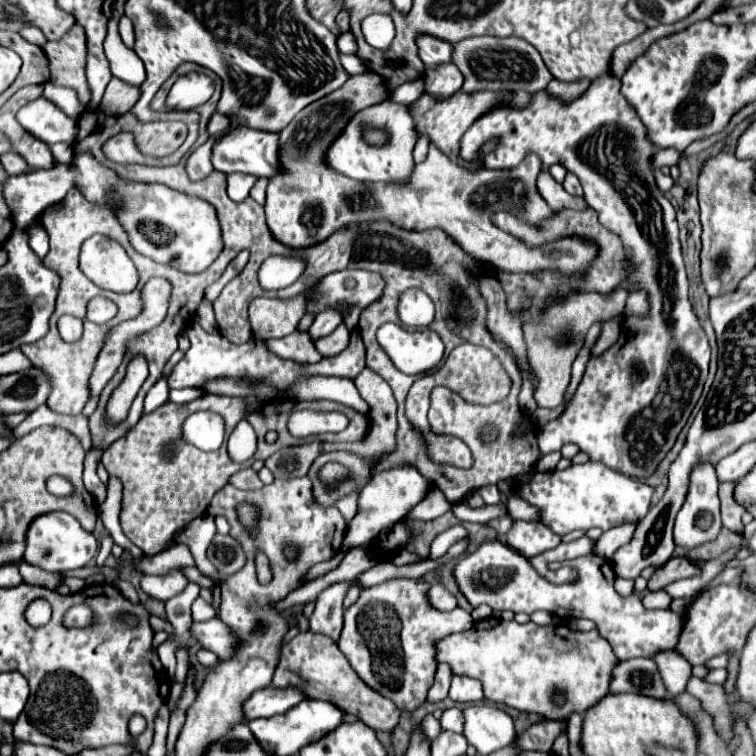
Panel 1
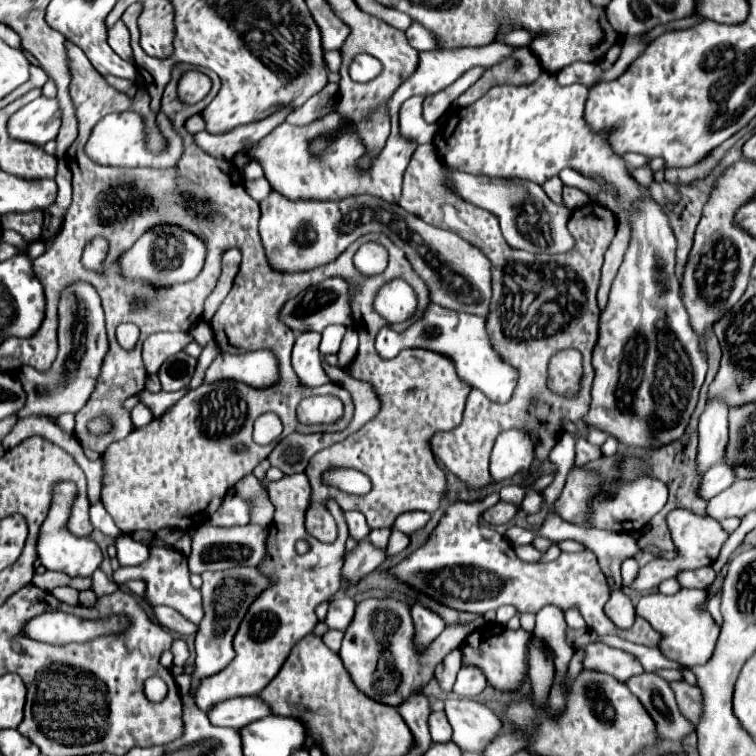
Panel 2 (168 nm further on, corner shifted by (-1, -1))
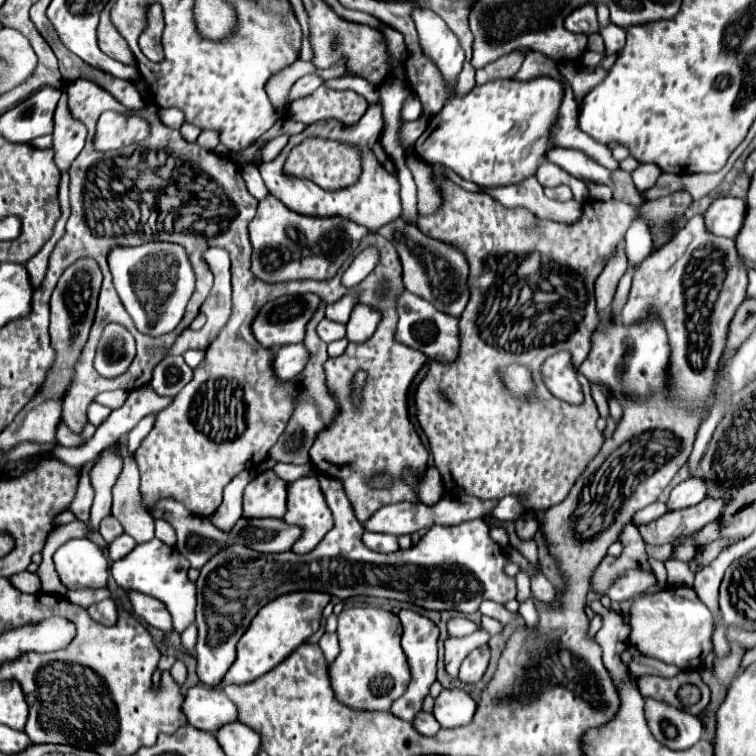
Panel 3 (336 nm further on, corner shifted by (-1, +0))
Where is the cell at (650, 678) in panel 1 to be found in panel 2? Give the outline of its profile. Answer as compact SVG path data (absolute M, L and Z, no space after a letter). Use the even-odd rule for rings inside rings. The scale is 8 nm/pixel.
M645 672L627 680L625 684L639 698L639 702L643 702L649 716L655 720L657 736L661 740L683 740L695 732L693 722L679 712L675 694L667 680L653 672Z

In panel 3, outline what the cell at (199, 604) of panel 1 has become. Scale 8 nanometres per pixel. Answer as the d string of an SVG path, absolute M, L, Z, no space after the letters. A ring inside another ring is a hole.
M151 539L143 545L137 545L129 555L111 565L111 575L119 587L123 587L125 591L139 591L165 603L173 617L173 627L177 633L183 633L189 625L195 623L197 587L187 577L187 571L189 571L187 559L175 547L165 545L159 539Z

